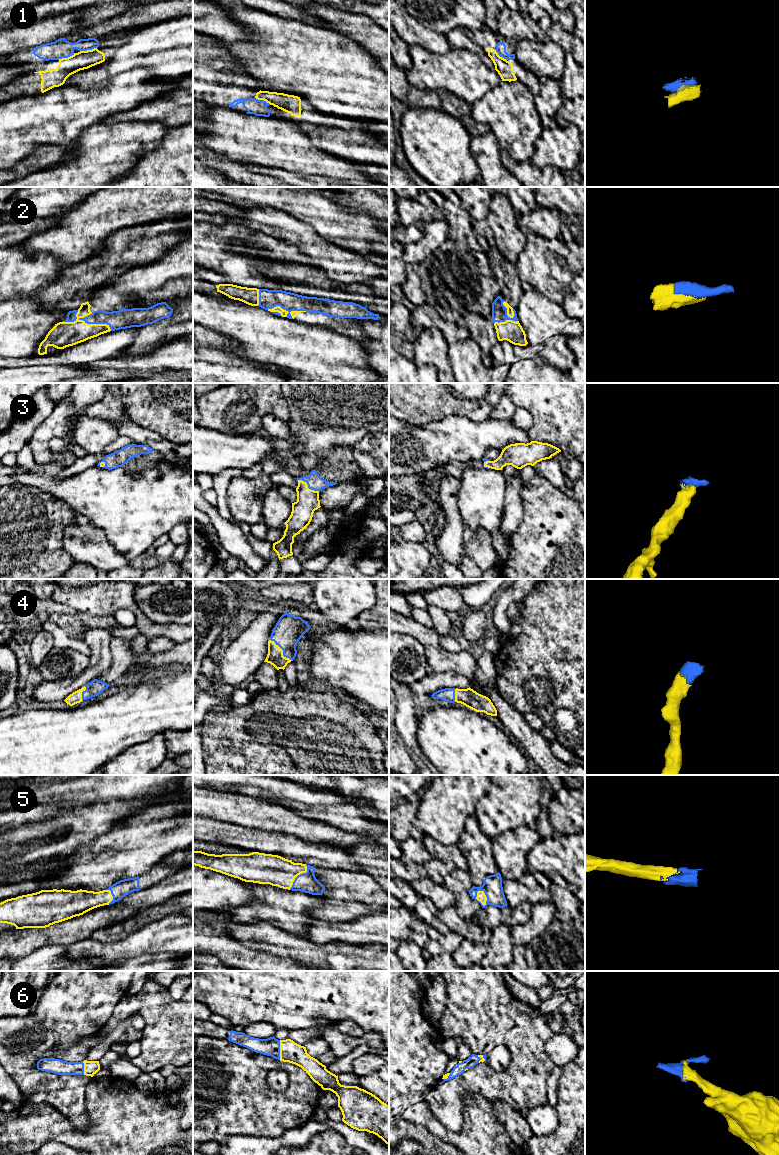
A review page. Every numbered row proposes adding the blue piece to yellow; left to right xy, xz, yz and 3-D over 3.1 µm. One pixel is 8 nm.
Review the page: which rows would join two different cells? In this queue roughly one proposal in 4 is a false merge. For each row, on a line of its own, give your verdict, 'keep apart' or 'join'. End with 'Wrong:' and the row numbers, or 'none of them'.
1: join
2: join
3: join
4: join
5: join
6: join
Wrong: none of them

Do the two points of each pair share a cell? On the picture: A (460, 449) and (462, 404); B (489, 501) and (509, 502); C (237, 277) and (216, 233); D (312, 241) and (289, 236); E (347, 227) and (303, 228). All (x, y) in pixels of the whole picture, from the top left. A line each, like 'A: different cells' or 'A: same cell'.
A: different cells
B: different cells
C: same cell
D: same cell
E: different cells

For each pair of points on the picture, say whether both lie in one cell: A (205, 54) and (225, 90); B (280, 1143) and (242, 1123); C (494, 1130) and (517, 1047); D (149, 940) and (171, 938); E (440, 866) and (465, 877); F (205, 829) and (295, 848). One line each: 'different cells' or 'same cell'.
A: same cell
B: different cells
C: different cells
D: same cell
E: different cells
F: same cell

